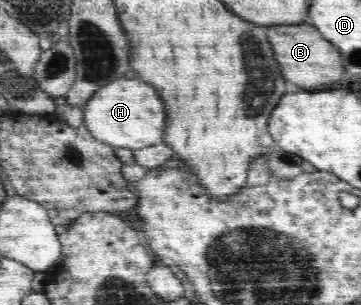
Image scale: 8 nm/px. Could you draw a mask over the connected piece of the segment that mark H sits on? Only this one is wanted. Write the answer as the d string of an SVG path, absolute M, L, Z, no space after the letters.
M128 78L110 80L89 96L83 111L83 124L94 138L110 147L130 148L134 151L161 143L160 128L164 126L165 108L156 90L152 90L152 86L146 82Z

